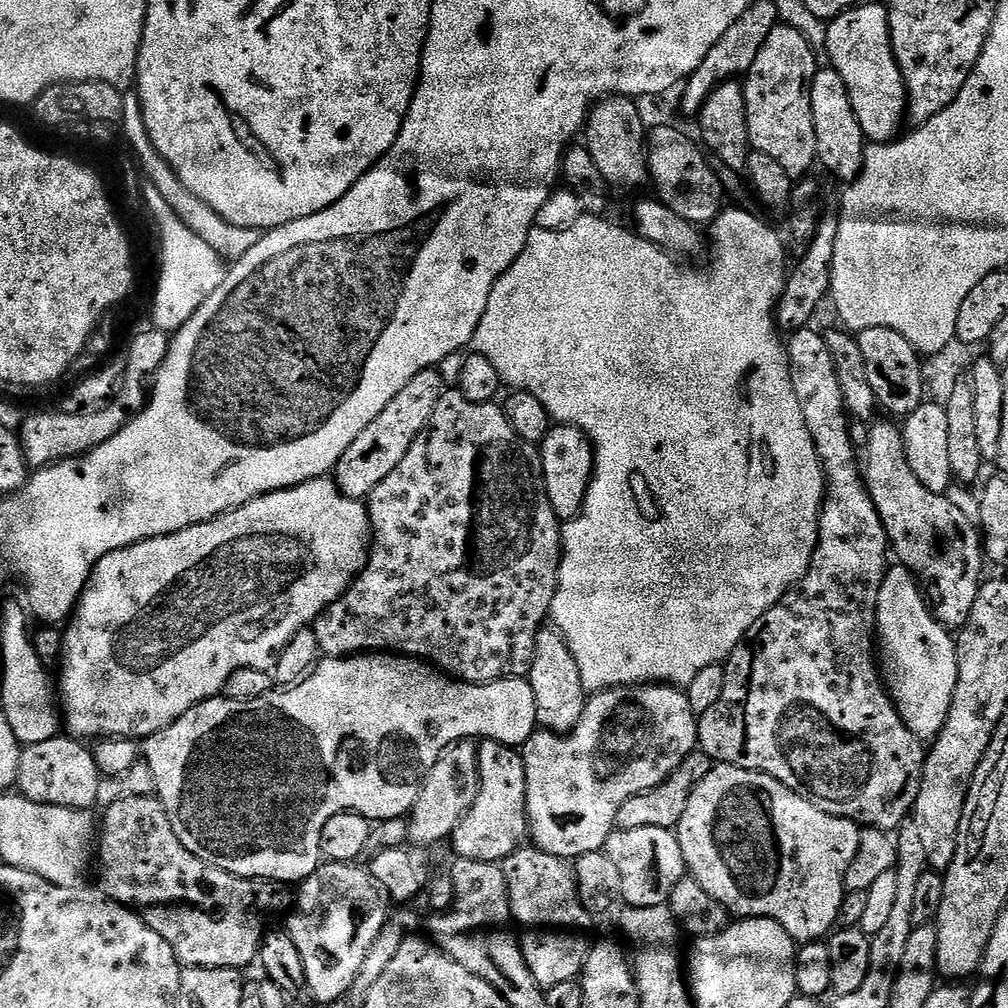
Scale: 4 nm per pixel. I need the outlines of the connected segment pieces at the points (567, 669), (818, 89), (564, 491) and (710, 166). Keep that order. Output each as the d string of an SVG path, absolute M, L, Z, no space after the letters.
M545 626L537 632L534 658L526 679L534 690L537 725L546 732L572 732L578 726L578 718L582 718L589 693L582 686L582 674L578 662L574 662L574 654L570 654L568 643L555 627Z
M824 66L812 78L810 86L810 110L814 114L814 138L819 167L843 182L860 177L864 165L866 141L858 118L854 118L854 106L850 106L850 94L846 94L846 82L830 66Z
M556 424L548 431L546 438L540 441L538 451L544 475L544 492L548 495L557 520L573 520L582 510L592 481L592 472L596 469L596 453L592 450L592 441L582 429L575 428L573 424Z
M660 124L653 132L651 129L646 136L648 175L651 187L656 187L655 195L670 206L678 218L686 218L686 222L697 226L708 226L719 218L725 207L726 193L716 177L713 161L706 155L705 149L693 140L672 124Z

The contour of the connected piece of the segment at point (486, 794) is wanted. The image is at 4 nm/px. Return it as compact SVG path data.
M484 740L478 748L480 754L480 789L478 798L474 798L474 806L458 822L452 832L450 845L461 860L474 862L490 862L500 864L516 853L529 839L530 825L528 822L528 807L526 806L526 766L523 755L513 745L500 744L496 740Z

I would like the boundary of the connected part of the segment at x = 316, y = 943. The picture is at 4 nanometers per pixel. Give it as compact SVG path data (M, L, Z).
M356 862L321 863L299 885L300 897L286 925L305 967L308 992L320 1004L332 1004L351 993L362 962L386 923L385 897L372 879L371 871L360 866Z

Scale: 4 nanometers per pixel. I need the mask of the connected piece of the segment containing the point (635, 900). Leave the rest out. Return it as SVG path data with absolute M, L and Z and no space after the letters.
M666 828L613 830L606 845L610 862L618 870L620 900L628 908L663 908L674 886L686 875L682 846L675 831Z

